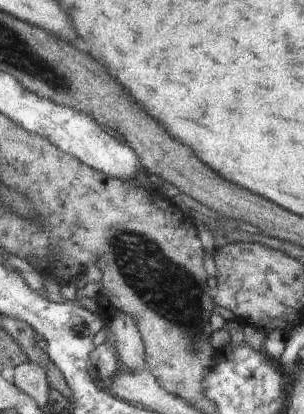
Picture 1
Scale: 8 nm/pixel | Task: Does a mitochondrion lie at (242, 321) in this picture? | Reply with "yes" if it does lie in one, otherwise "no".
no

